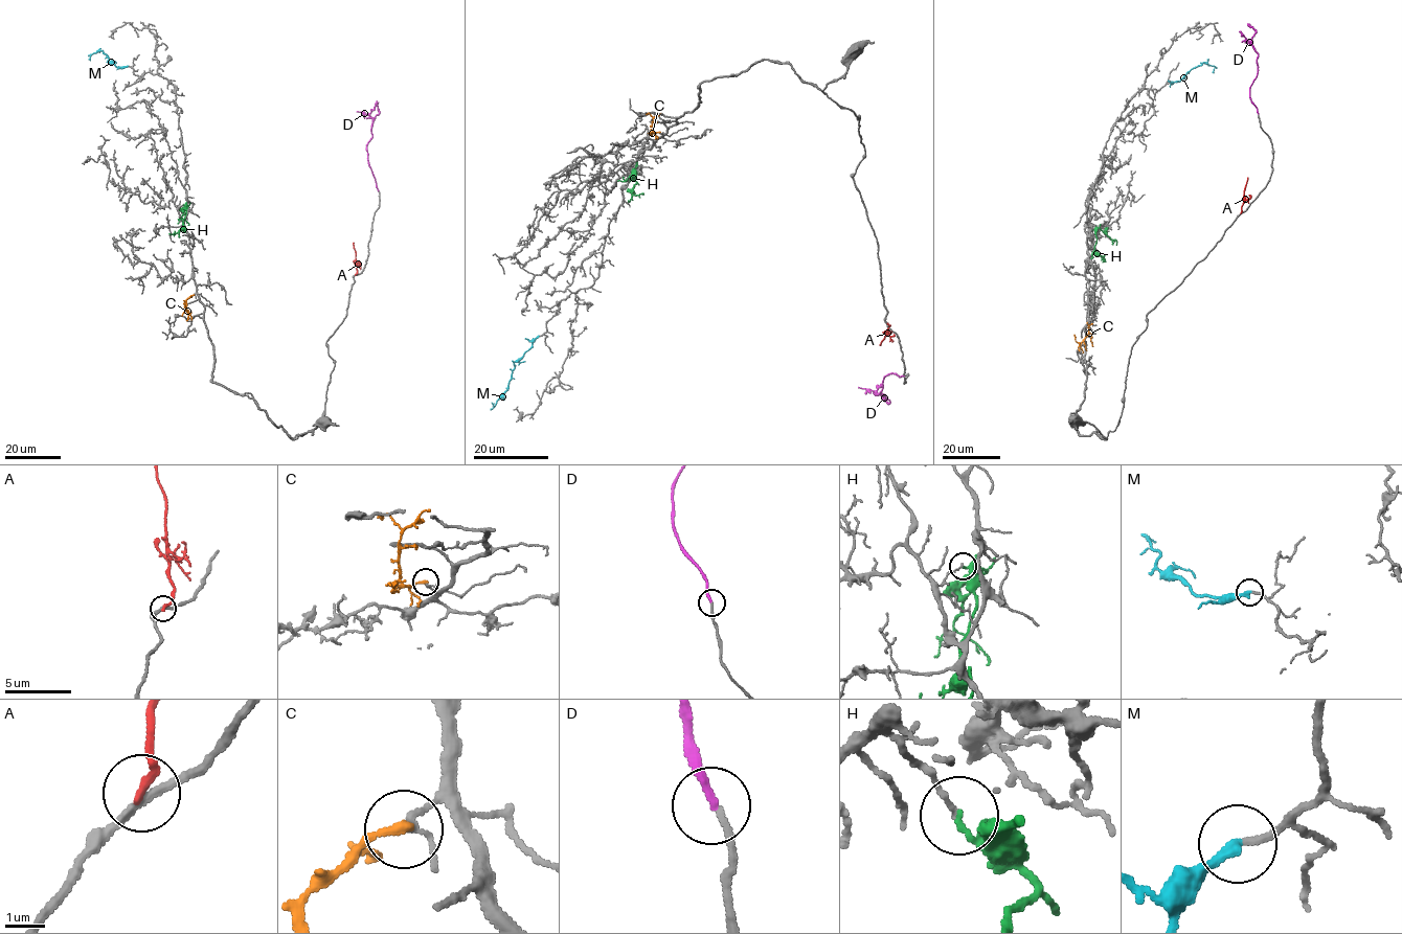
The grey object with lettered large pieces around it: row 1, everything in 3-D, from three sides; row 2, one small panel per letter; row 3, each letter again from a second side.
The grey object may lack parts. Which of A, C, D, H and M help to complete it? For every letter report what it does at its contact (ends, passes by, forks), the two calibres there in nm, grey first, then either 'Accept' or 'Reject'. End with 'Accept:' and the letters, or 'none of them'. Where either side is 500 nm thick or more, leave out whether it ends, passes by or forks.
A: It ends there. Thickness 200 nm (grey) against 220 nm. Reject
C: It ends there. Thickness 130 nm (grey) against 240 nm. Reject
D: It ends there. Thickness 160 nm (grey) against 190 nm. Accept
H: It ends there. Thickness 120 nm (grey) against 140 nm. Reject
M: It ends there. Thickness 170 nm (grey) against 280 nm. Accept
Accept: D, M

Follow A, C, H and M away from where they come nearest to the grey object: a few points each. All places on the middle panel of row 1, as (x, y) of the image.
A: (887, 323), (887, 333), (879, 345)
C: (659, 132), (651, 133), (652, 118), (646, 114)
H: (629, 176), (635, 176), (633, 171), (624, 181), (617, 181)
M: (538, 336), (514, 362), (505, 391), (494, 404)

